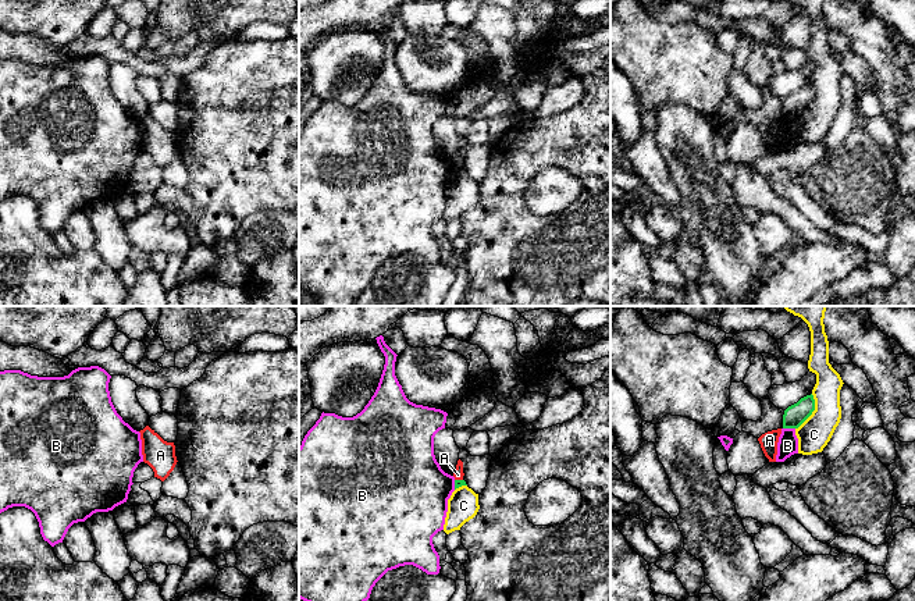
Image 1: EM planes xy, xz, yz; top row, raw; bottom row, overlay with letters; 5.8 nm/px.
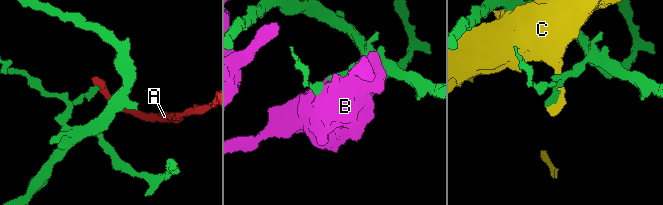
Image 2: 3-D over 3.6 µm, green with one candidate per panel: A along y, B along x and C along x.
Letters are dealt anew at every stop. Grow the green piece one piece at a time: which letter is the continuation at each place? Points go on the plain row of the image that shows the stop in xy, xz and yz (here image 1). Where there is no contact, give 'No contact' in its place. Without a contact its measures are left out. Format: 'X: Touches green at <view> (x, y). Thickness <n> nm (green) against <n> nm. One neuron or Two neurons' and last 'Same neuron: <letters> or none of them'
A: Touches green at xz (459, 169). Thickness 50 nm (green) against 60 nm. Two neurons
B: Touches green at yz (789, 116). Thickness 120 nm (green) against 120 nm. Two neurons
C: Touches green at yz (812, 99). Thickness 120 nm (green) against 190 nm. Two neurons
Same neuron: none of them

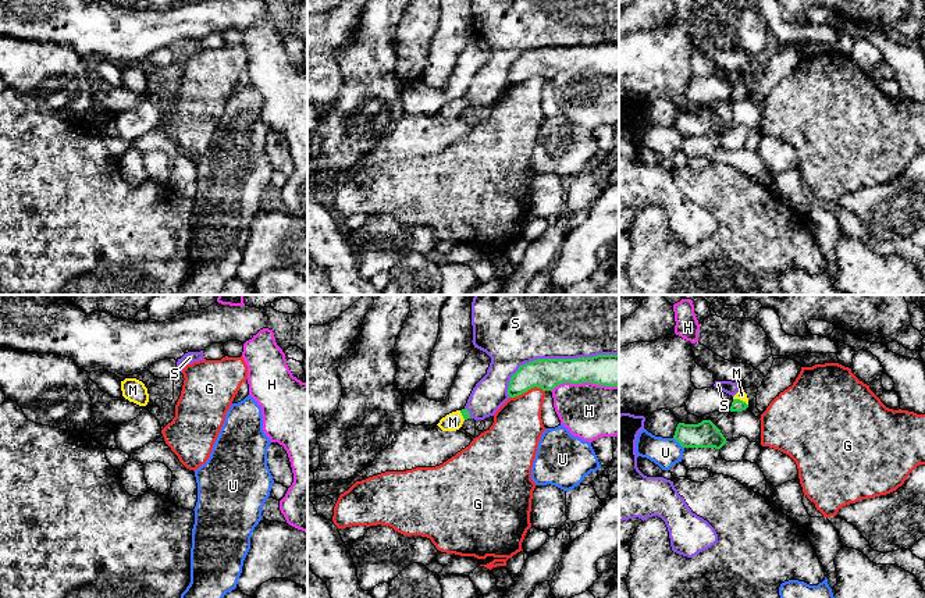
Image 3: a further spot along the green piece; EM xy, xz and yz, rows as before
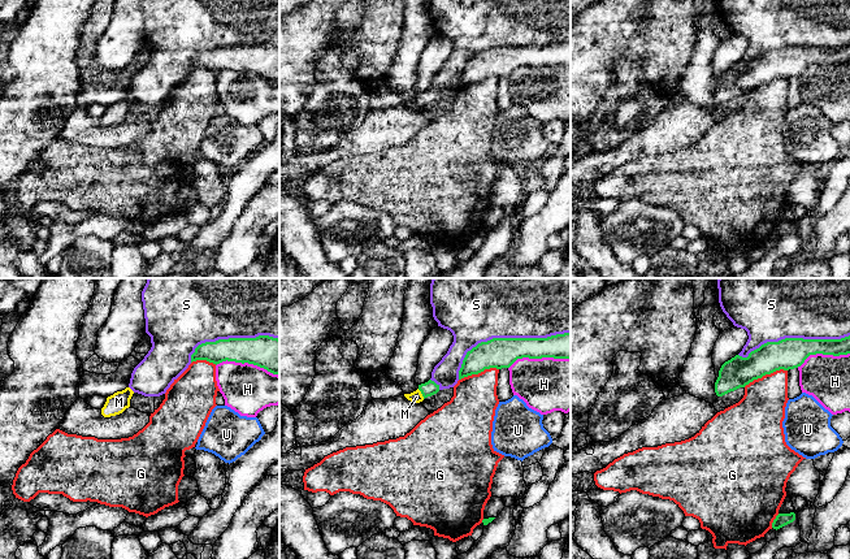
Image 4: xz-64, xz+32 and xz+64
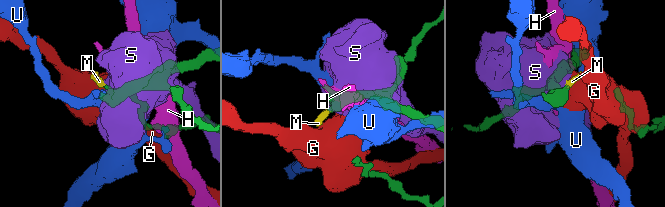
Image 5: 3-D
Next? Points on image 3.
G: Touches green at xz (526, 79). Thickness 180 nm (green) against 280 nm. Two neurons
H: Touches green at xz (584, 70). Thickness 190 nm (green) against 320 nm. Two neurons
M: Touches green at yz (739, 88). Thickness 70 nm (green) against 60 nm. One neuron
S: Touches green at xz (555, 47). Thickness 180 nm (green) against 300 nm. Two neurons
U: Touches green at yz (678, 130). Thickness 160 nm (green) against 170 nm. Two neurons
Same neuron: M

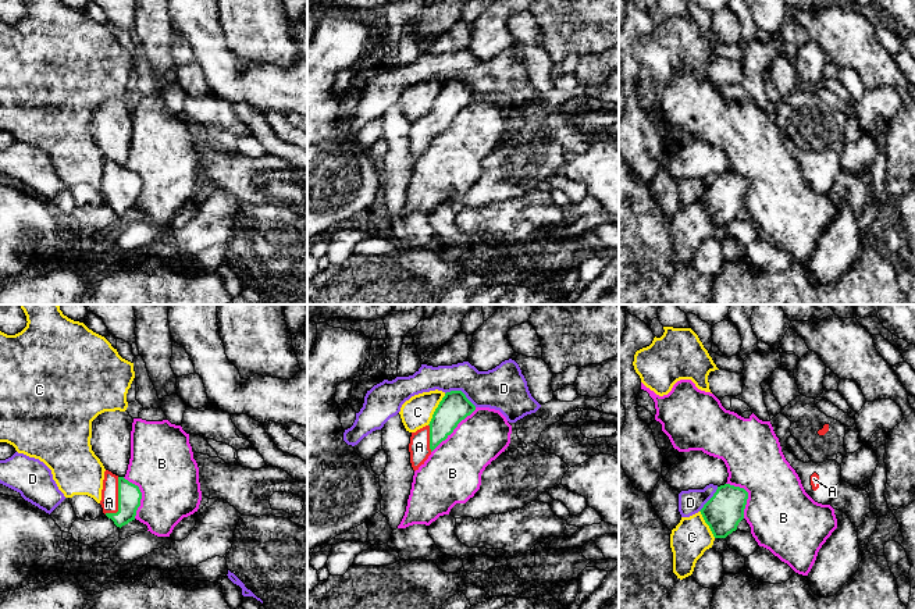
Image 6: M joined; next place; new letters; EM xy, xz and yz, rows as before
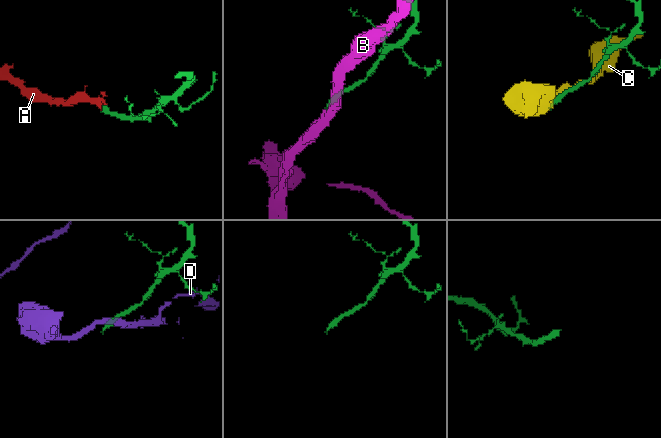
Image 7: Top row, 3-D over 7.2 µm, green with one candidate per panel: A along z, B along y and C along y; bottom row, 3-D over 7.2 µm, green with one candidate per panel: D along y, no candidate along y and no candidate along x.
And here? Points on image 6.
A: Touches green at xy (118, 189). Thickness 140 nm (green) against 100 nm. One neuron
B: Touches green at xz (454, 117). Thickness 170 nm (green) against 320 nm. Two neurons
C: Touches green at xz (435, 98). Thickness 170 nm (green) against 180 nm. Two neurons
D: Touches green at xz (460, 79). Thickness 170 nm (green) against 260 nm. Two neurons
Same neuron: A

